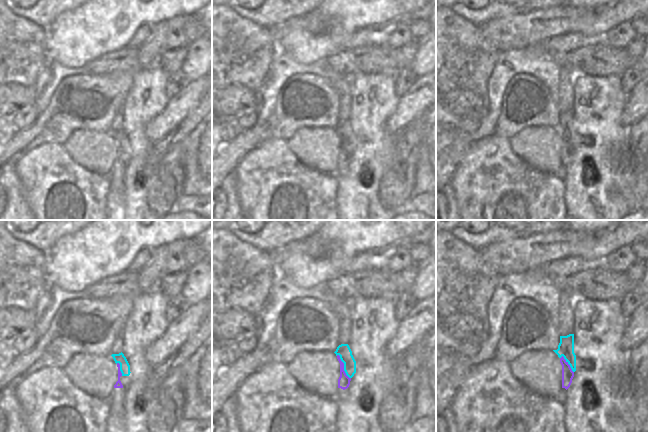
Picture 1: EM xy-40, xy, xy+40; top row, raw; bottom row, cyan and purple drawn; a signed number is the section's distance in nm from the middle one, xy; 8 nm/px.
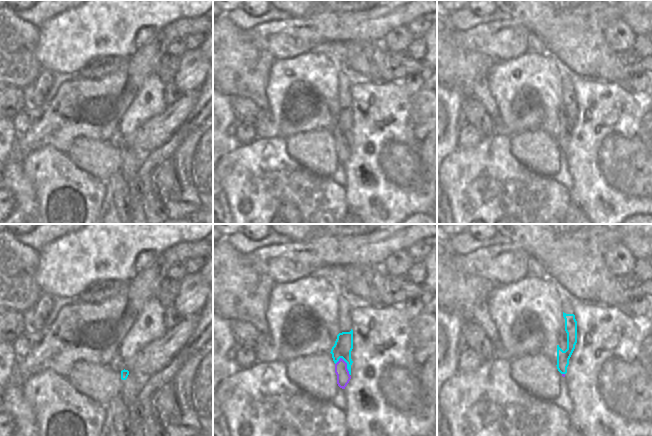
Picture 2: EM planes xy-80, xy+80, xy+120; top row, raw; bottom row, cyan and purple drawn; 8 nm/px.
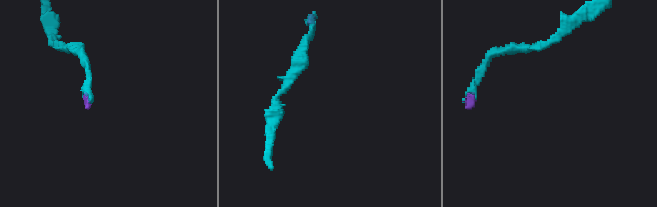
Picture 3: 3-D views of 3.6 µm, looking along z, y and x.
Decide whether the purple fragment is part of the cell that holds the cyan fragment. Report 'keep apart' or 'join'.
keep apart

